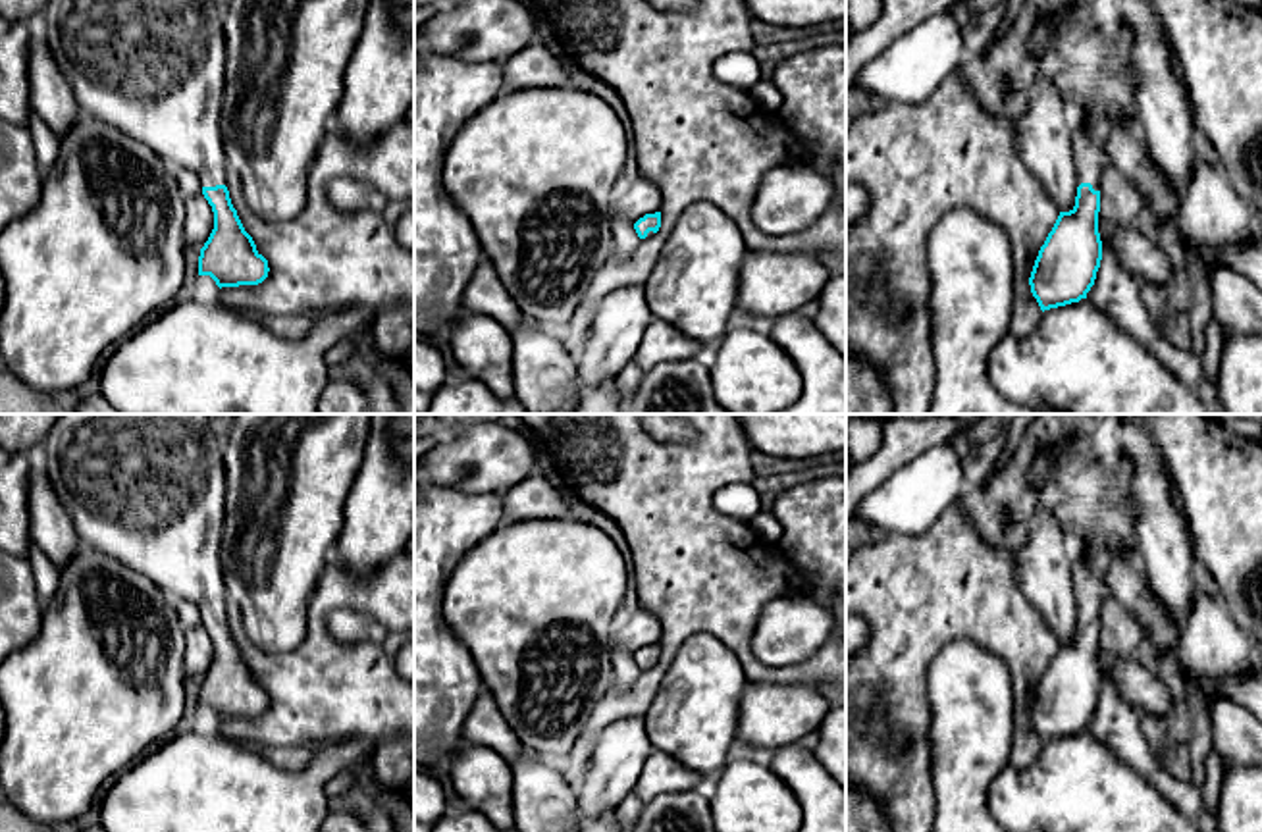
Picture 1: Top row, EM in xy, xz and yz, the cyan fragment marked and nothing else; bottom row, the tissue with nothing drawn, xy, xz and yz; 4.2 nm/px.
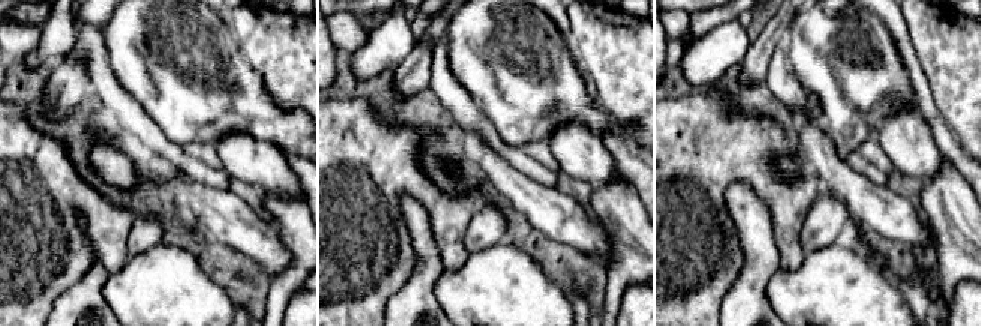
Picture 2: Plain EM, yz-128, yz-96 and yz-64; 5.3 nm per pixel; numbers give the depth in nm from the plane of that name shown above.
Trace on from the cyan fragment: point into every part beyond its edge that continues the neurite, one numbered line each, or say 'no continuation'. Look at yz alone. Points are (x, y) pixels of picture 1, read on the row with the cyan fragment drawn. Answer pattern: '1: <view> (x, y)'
1: yz (1097, 78)

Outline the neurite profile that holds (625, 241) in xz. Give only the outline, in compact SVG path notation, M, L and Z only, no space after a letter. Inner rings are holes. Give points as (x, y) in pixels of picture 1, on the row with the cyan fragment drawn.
M613 214L613 233L615 233L615 245L613 245L615 254L618 258L628 258L640 243L634 225L626 223L624 220Z

